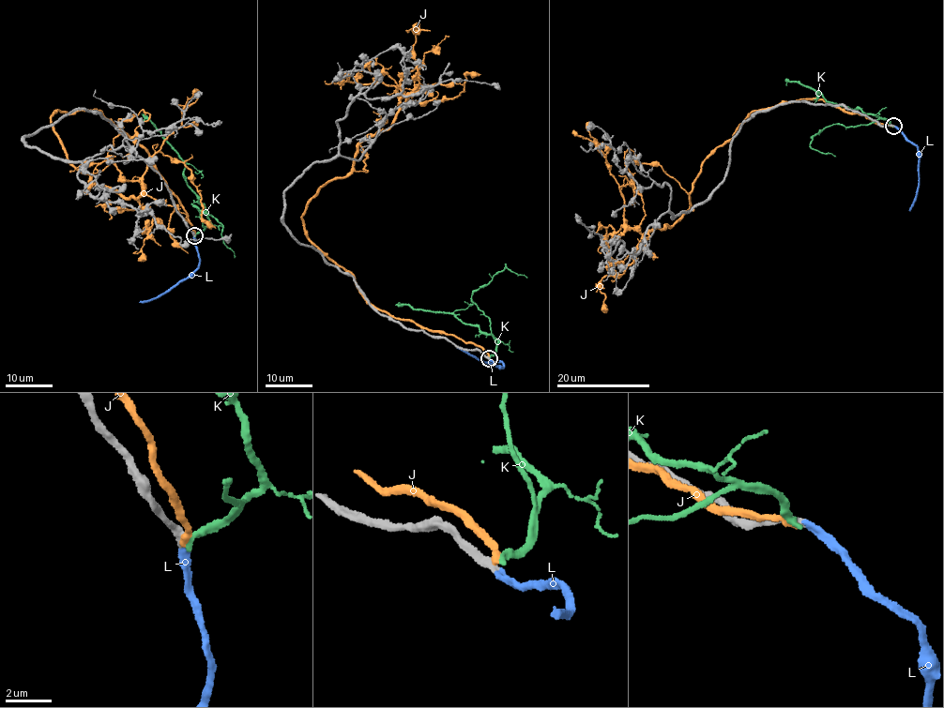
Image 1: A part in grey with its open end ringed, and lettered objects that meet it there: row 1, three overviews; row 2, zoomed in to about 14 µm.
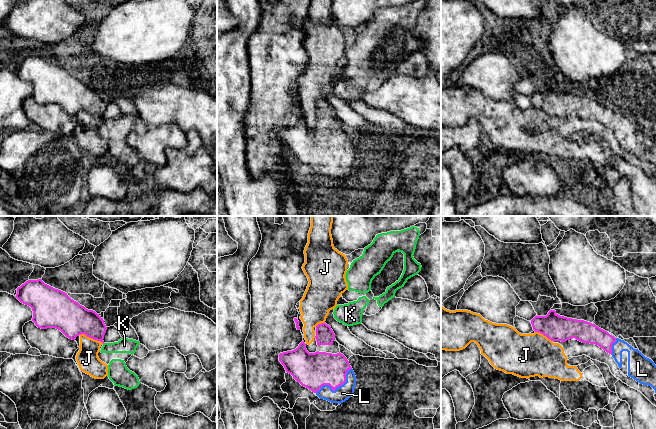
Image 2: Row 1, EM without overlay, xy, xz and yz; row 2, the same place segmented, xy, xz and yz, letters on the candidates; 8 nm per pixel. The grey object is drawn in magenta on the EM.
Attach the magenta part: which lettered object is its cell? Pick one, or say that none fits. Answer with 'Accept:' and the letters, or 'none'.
Accept: L

